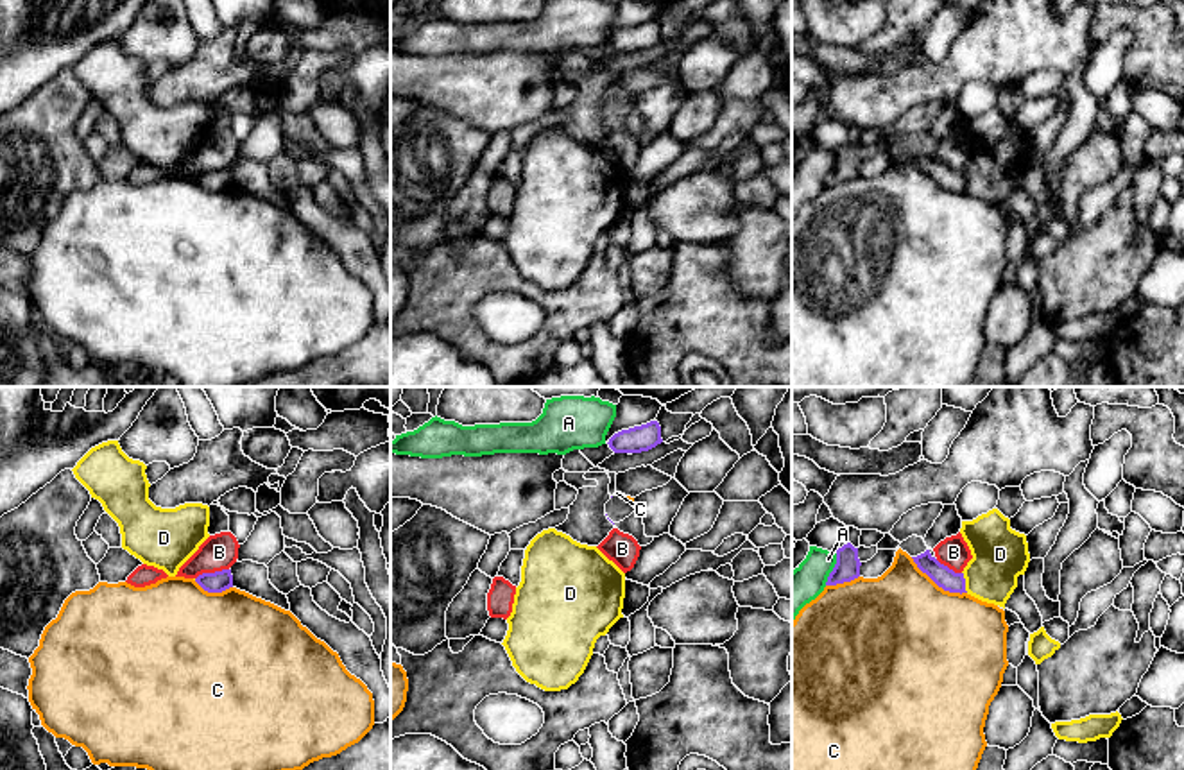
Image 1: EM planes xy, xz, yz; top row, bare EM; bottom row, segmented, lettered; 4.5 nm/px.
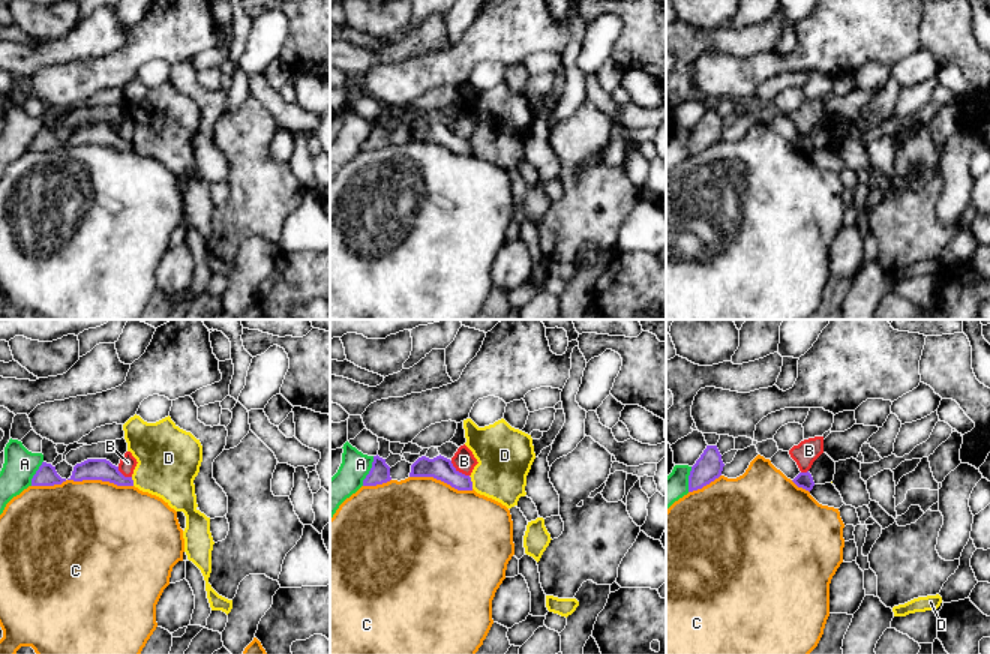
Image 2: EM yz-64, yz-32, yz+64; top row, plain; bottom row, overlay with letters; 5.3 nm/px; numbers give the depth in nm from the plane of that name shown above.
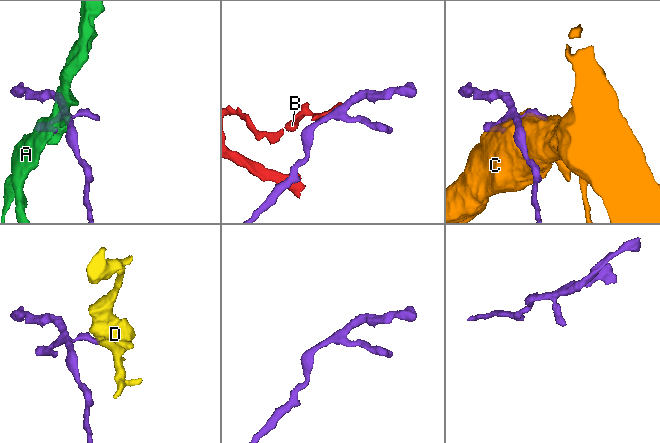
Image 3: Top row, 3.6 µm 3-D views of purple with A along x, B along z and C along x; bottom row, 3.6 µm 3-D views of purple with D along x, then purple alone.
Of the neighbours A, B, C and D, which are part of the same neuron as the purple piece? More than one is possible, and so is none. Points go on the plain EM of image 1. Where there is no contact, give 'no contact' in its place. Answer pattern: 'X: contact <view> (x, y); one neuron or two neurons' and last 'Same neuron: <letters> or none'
A: contact yz (833, 167); two neurons
B: contact xy (212, 172); two neurons
C: contact yz (937, 183); two neurons
D: contact yz (964, 181); two neurons
Same neuron: none

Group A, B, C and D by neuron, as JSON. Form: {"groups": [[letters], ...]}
{"groups": [["A"], ["B"], ["C"], ["D"]]}

